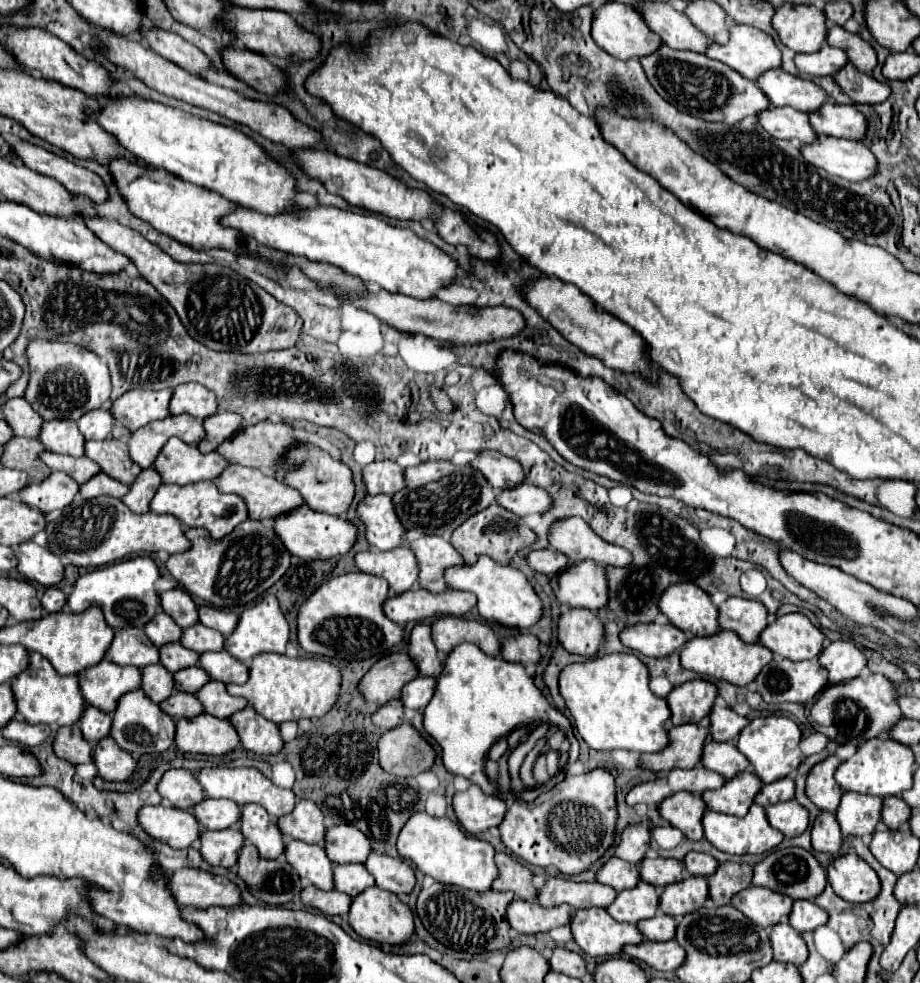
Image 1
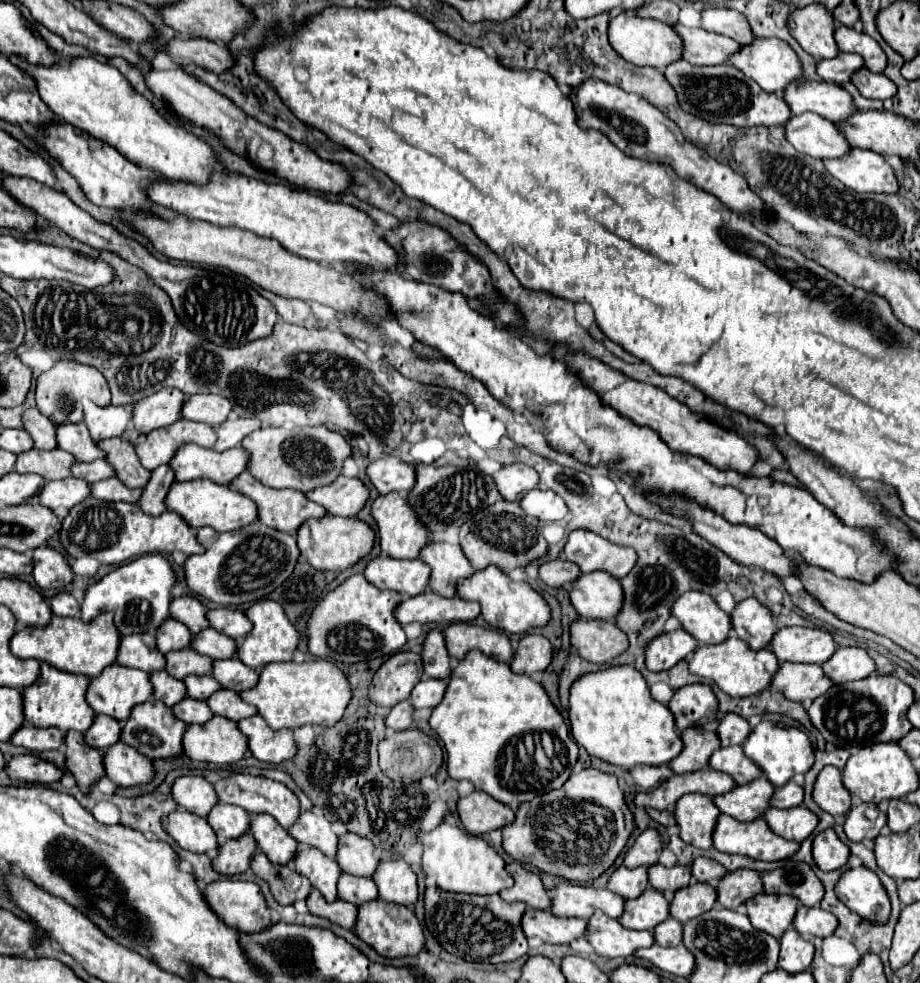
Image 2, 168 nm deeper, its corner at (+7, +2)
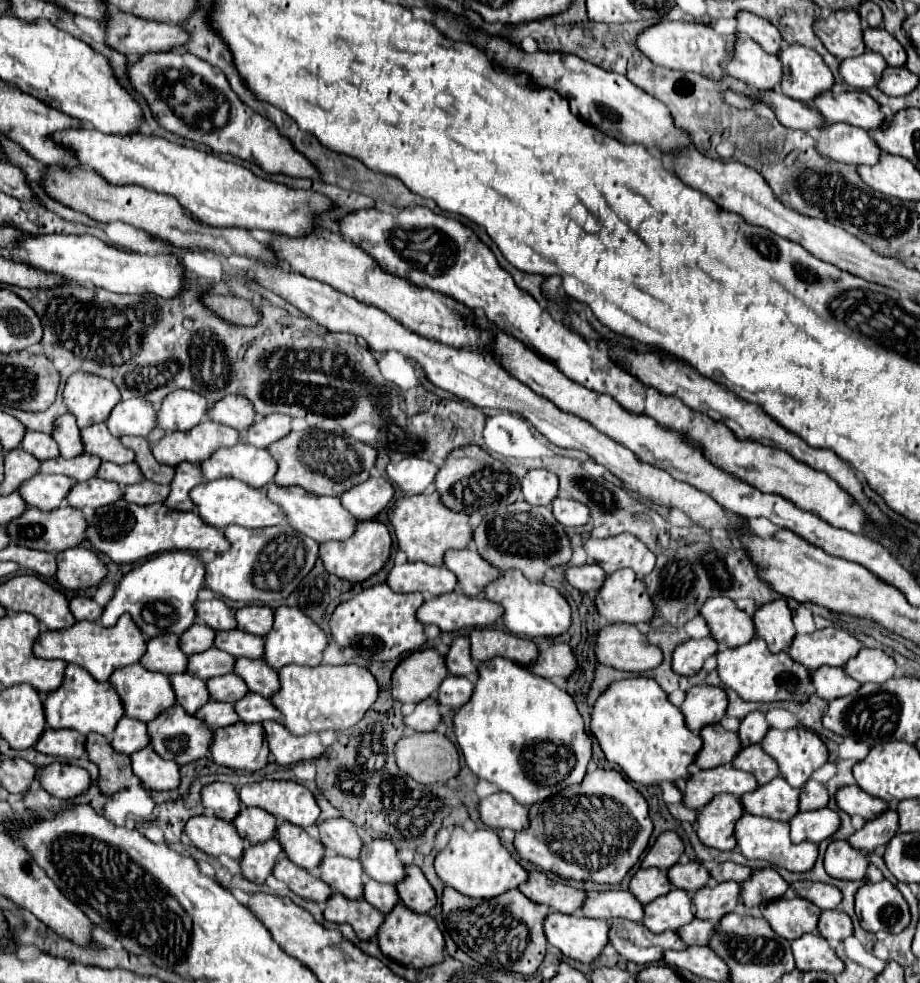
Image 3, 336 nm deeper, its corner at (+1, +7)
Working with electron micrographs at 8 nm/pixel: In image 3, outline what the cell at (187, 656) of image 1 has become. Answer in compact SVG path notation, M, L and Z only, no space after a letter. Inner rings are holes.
M211 647L205 653L197 653L189 657L189 667L187 673L195 675L199 679L211 679L211 677L219 677L219 675L227 675L231 673L235 667L235 657L227 655L215 647Z

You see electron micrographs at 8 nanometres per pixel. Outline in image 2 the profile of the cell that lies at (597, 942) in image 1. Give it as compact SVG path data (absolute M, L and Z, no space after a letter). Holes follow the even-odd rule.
M595 912L591 916L585 936L595 952L607 958L631 956L635 948L647 948L653 944L653 934L649 930L633 932L603 912Z

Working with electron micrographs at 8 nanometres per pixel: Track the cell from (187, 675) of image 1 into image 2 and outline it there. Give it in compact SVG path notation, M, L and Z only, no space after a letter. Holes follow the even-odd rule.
M187 676L183 682L187 686L187 696L197 700L207 700L213 692L221 688L221 684L217 684L213 676Z

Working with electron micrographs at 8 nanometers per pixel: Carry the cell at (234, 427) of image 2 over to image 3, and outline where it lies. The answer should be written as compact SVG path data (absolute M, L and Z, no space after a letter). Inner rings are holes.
M269 415L261 421L257 421L249 429L247 441L255 447L267 447L275 443L277 439L283 439L283 435L291 433L291 417L287 415Z

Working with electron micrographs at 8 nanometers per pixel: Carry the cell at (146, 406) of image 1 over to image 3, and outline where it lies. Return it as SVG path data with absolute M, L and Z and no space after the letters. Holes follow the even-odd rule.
M179 389L165 397L157 413L157 423L165 431L189 431L207 417L208 407L203 395L189 389Z

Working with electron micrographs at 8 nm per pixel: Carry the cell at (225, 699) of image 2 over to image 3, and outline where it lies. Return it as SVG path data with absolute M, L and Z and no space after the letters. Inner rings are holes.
M247 693L241 701L235 703L237 715L241 717L243 723L263 723L263 721L283 721L283 715L279 715L279 711L275 709L275 705L255 693Z

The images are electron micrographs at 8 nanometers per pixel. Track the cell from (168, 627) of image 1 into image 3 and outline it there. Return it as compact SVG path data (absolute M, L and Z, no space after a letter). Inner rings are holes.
M195 623L193 627L189 627L183 635L181 635L181 651L185 655L195 655L195 653L203 653L207 649L213 647L215 641L215 631L207 625L199 625Z

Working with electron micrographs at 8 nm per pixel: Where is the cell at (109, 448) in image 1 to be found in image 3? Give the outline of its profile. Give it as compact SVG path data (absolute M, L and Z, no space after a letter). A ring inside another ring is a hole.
M123 437L121 443L135 451L135 455L137 455L135 463L141 467L145 479L155 481L155 483L167 483L167 485L171 483L171 479L175 477L175 467L157 463L157 459L153 457L151 447L149 447L145 437Z

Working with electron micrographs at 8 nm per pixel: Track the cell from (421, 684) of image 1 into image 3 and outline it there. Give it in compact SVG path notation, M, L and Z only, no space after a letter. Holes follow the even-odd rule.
M447 675L437 691L439 703L451 709L459 709L463 703L467 703L467 699L471 699L471 695L473 695L473 683L465 677L455 675Z

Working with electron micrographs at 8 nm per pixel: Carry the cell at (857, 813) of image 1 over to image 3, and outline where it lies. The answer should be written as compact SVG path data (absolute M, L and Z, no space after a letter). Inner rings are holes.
M889 809L883 815L879 815L877 819L867 821L865 827L849 839L849 845L857 851L873 853L877 847L883 847L887 841L891 841L891 837L895 837L897 827L899 827L897 811Z

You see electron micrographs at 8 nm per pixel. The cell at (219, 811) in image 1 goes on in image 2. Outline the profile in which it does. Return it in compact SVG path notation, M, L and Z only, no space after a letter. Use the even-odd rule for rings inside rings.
M217 802L207 816L207 824L213 826L217 840L225 842L249 830L249 814L243 808L233 808L231 804Z

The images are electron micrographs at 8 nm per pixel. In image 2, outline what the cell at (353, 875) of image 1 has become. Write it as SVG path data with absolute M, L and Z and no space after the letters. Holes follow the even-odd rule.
M341 874L341 880L337 882L337 892L339 898L345 902L351 902L355 906L361 906L369 900L377 898L377 886L371 878L363 878L363 876L349 876L349 874Z

